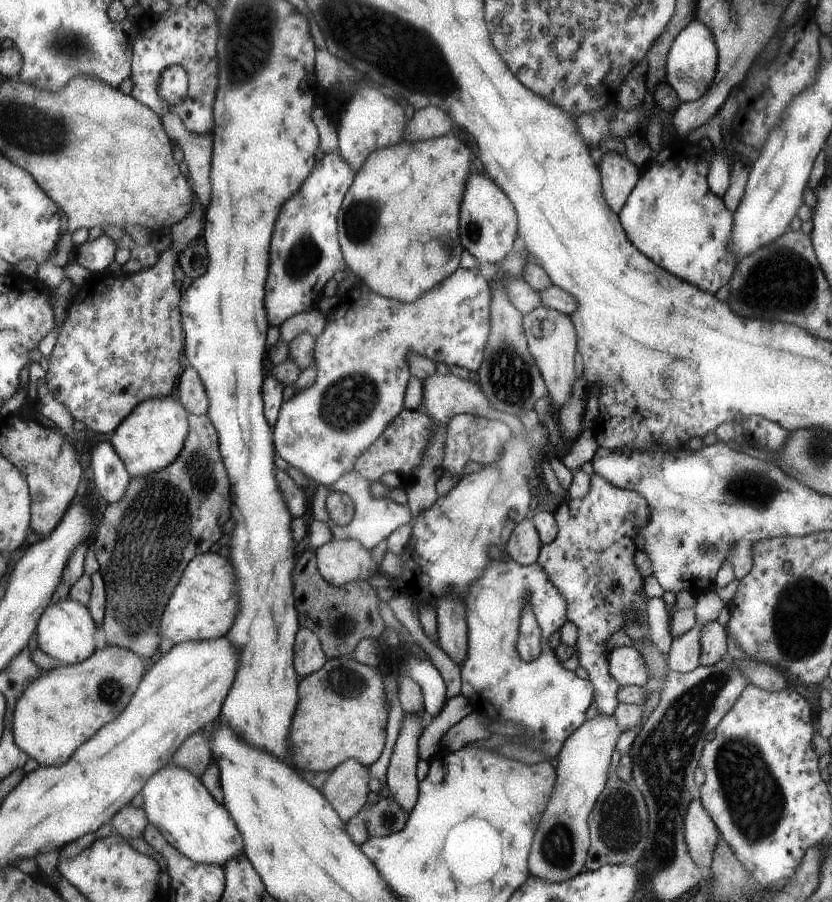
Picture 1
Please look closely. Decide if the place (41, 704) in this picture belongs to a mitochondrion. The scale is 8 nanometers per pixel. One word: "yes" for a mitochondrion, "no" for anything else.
no

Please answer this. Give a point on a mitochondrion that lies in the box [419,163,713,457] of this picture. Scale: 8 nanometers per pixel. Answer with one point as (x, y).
(510, 380)

